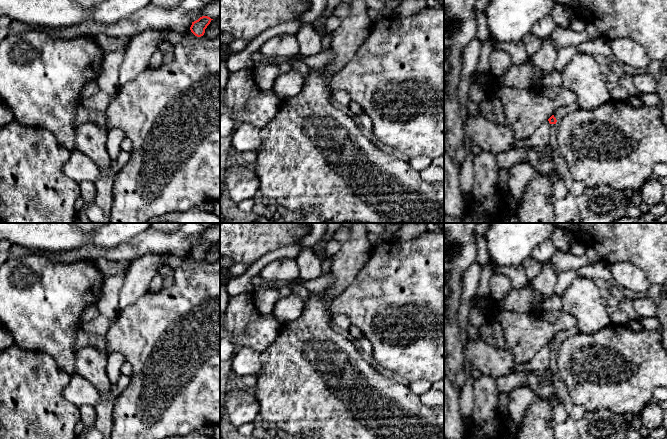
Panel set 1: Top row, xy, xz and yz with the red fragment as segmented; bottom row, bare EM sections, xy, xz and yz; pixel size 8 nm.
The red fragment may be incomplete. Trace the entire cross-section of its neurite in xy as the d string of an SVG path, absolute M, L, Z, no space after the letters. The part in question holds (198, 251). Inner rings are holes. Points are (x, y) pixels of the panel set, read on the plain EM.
M208 240L200 241L198 244L192 246L192 249L190 251L191 256L197 261L203 260L205 257L205 253L212 244L213 243Z

